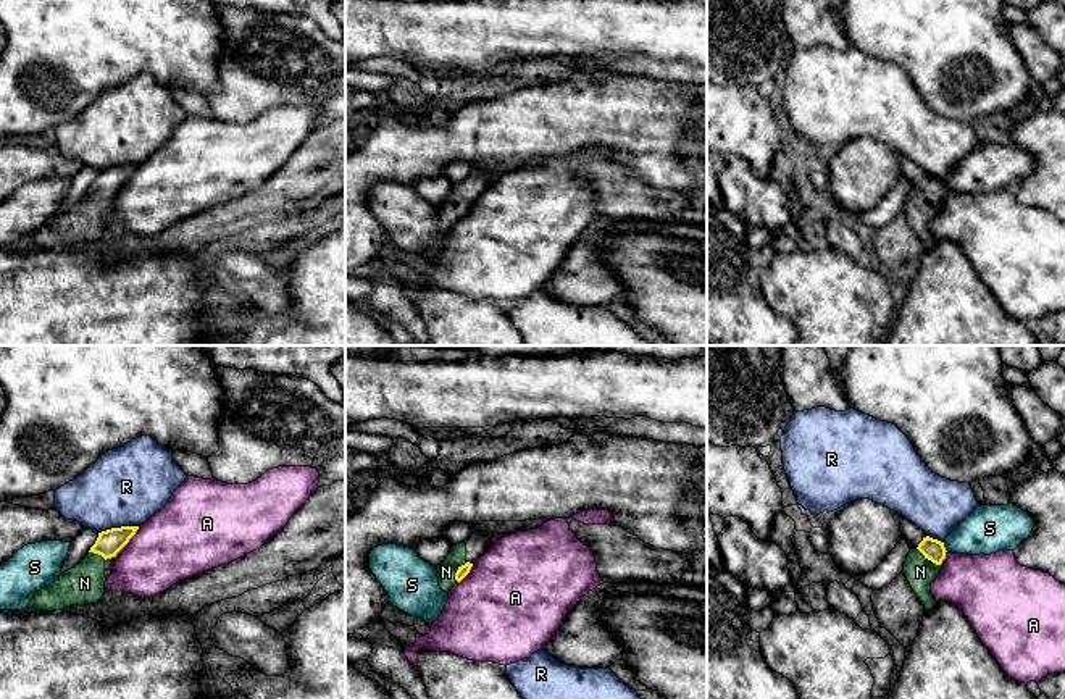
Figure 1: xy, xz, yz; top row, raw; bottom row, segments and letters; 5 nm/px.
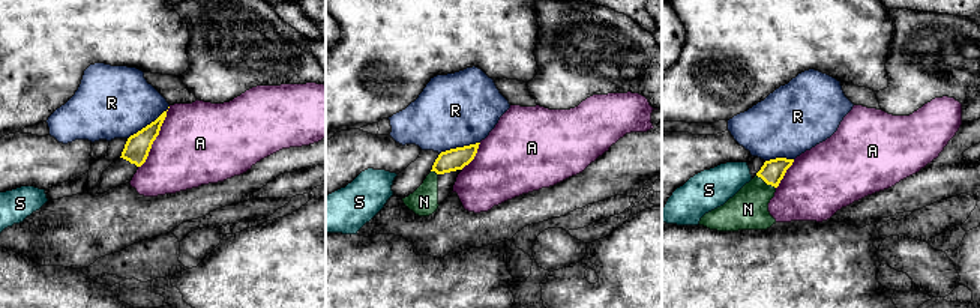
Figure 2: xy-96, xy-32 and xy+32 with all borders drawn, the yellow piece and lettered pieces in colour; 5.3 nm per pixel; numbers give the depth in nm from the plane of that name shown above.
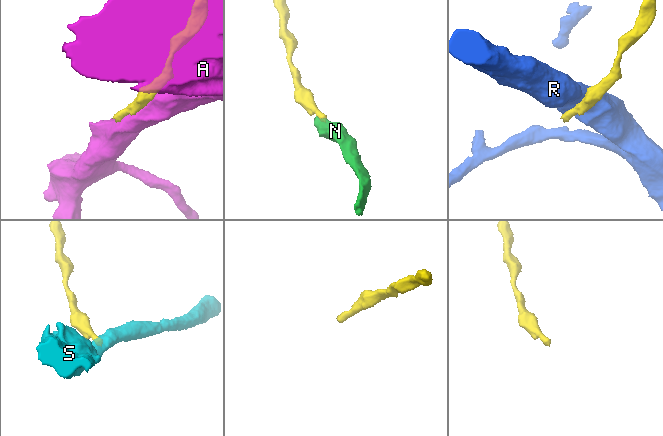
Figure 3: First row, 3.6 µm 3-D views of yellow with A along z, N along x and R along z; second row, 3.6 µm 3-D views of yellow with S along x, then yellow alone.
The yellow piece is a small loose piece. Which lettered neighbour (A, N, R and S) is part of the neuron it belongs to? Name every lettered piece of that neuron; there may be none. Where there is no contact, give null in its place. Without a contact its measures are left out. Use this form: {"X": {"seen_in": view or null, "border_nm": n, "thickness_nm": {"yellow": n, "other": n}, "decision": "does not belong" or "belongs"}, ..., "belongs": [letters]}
{"A": {"seen_in": "xy", "border_nm": 200, "thickness_nm": {"yellow": 130, "other": 360}, "decision": "does not belong"}, "N": {"seen_in": "yz", "border_nm": 150, "thickness_nm": {"yellow": 110, "other": 150}, "decision": "belongs"}, "R": {"seen_in": "xy", "border_nm": 200, "thickness_nm": {"yellow": 130, "other": 380}, "decision": "does not belong"}, "S": {"seen_in": "yz", "border_nm": 50, "thickness_nm": {"yellow": 110, "other": 240}, "decision": "does not belong"}, "belongs": ["N"]}

